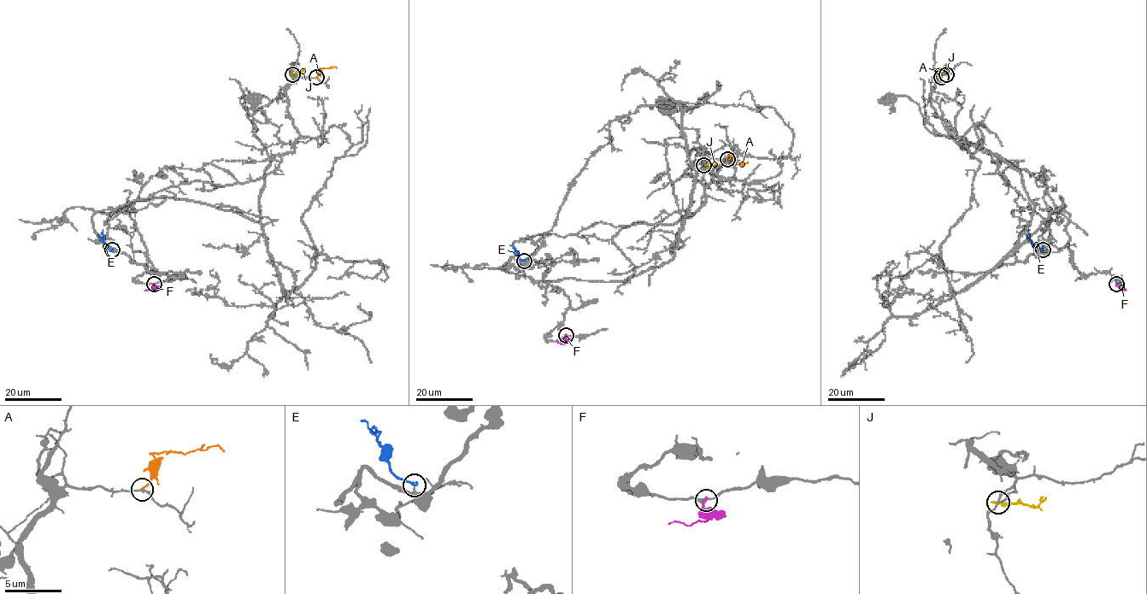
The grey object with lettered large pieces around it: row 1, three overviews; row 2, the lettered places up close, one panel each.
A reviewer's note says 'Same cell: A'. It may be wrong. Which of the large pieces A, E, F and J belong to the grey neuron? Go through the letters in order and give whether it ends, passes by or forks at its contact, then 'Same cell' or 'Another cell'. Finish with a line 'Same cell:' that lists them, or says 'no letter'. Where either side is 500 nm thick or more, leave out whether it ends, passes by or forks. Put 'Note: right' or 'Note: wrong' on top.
Note: wrong
A: It ends there. Another cell
E: It ends there. Same cell
F: It ends there. Another cell
J: It ends there. Another cell
Same cell: E

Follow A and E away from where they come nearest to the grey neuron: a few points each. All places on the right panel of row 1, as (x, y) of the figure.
A: (940, 78), (938, 70), (945, 68), (943, 67)
E: (1043, 249), (1032, 242), (1029, 229)

